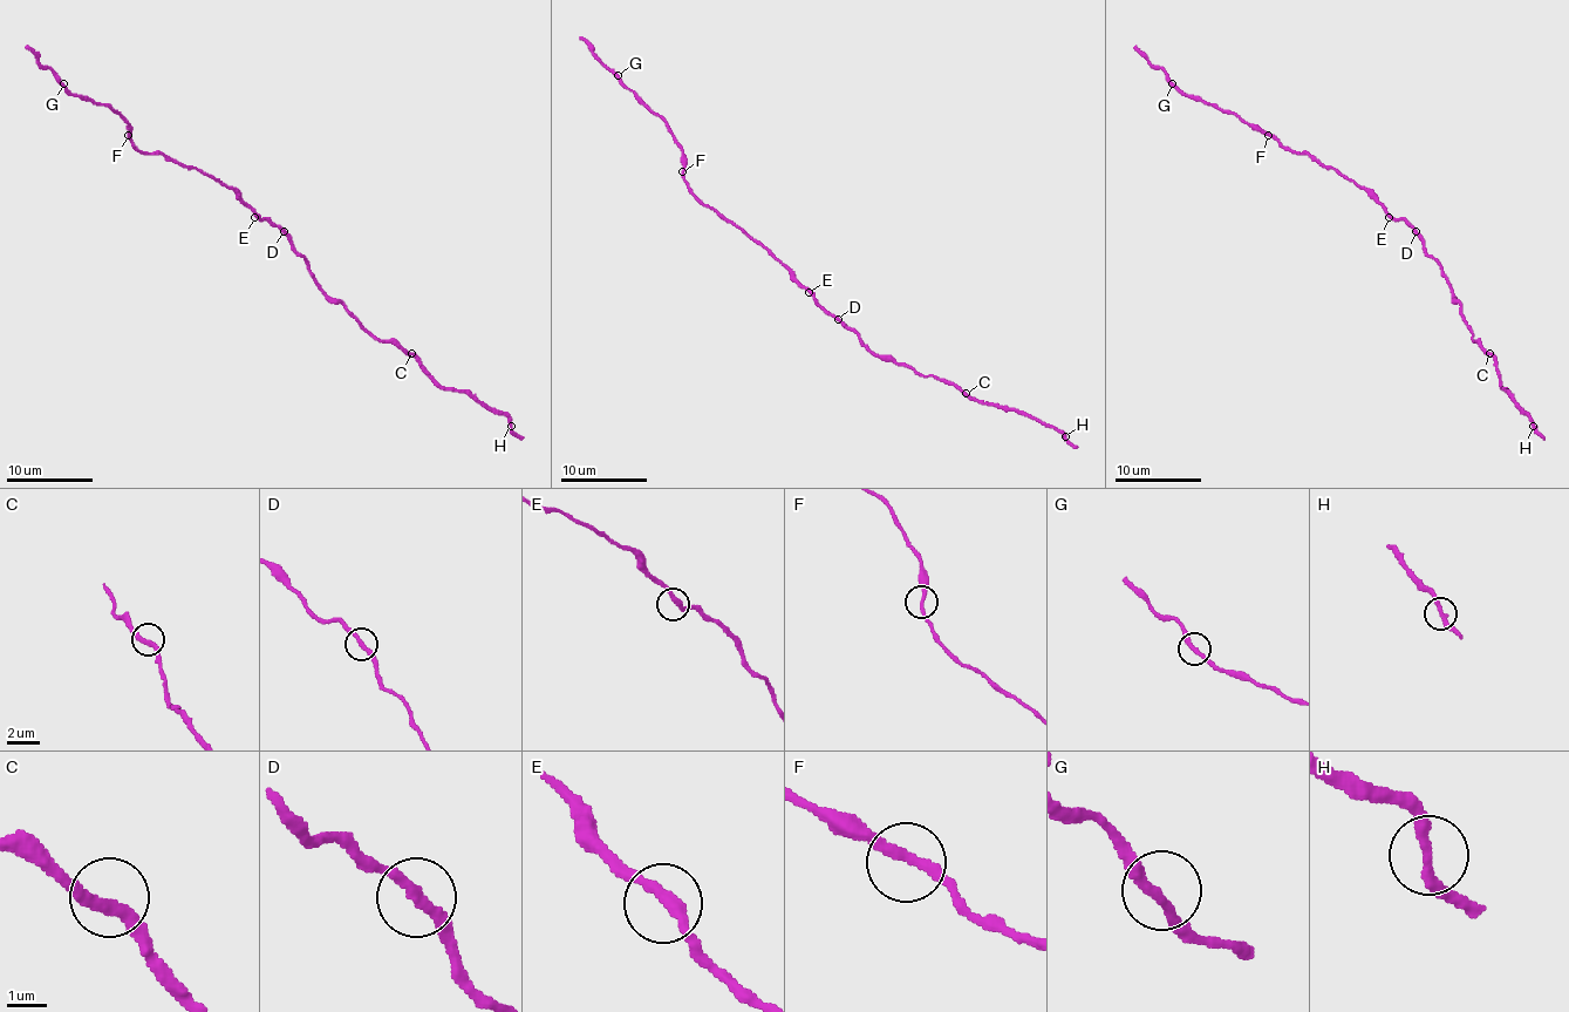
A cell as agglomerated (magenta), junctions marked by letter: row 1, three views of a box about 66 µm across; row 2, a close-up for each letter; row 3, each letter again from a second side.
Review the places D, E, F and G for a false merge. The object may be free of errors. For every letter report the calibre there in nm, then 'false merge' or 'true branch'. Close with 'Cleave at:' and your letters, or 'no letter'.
D: 240 nm thick; true branch
E: 280 nm thick; true branch
F: 240 nm thick; true branch
G: 260 nm thick; true branch
Cleave at: no letter

